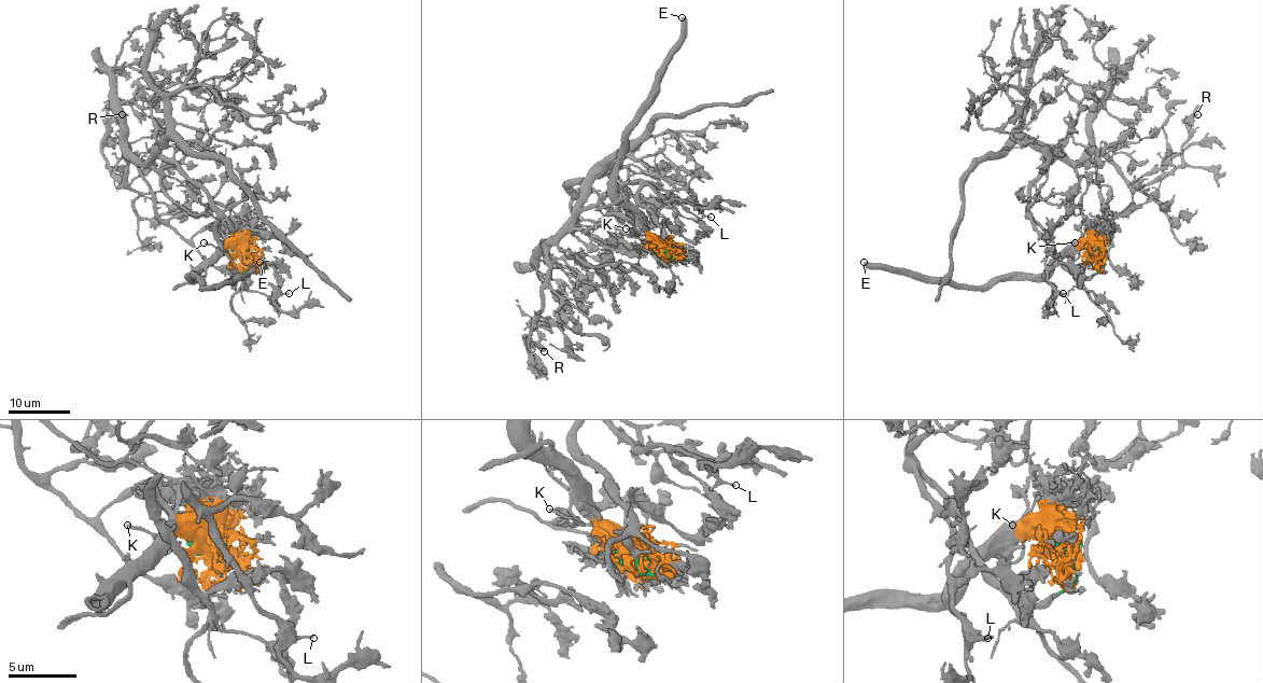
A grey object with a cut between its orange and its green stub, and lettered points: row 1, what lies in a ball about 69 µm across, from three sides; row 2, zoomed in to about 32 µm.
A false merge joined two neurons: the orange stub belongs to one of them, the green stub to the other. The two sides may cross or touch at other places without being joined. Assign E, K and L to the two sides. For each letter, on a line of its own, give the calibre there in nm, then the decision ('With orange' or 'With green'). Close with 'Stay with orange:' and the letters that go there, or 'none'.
E: Thickness 440 nm. With orange
K: Thickness 180 nm. With orange
L: Thickness 140 nm. With green
Stay with orange: E, K

